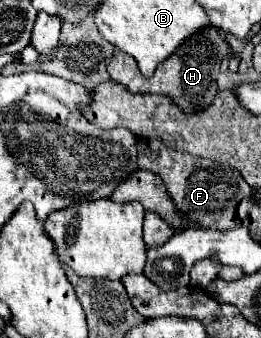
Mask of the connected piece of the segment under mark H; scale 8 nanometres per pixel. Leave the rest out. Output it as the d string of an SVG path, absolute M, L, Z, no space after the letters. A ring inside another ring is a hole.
M209 25L201 31L197 31L195 35L191 35L185 43L181 43L181 47L169 57L165 59L155 75L151 79L145 79L143 73L137 69L137 63L133 61L133 57L129 57L127 53L115 51L107 71L111 75L111 79L115 83L125 85L129 91L133 93L159 93L159 95L171 95L173 101L187 113L191 111L203 111L209 107L209 103L213 101L215 93L217 93L217 75L219 75L219 67L225 55L231 53L231 47L225 41L225 35L221 29Z

